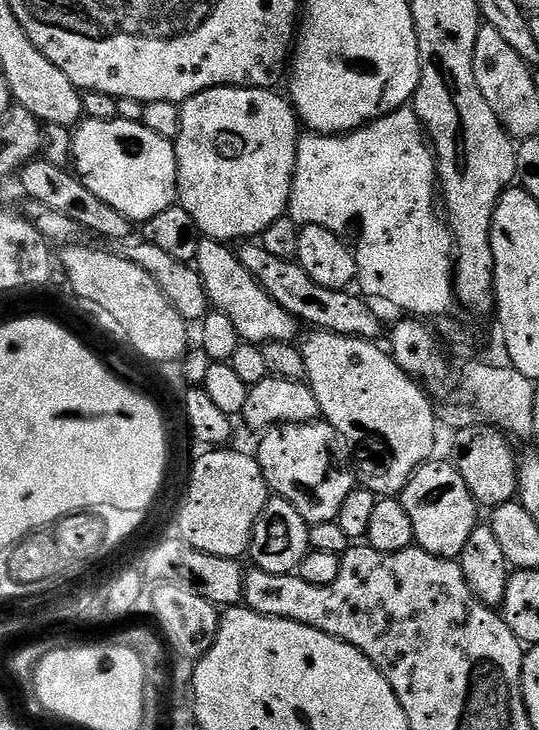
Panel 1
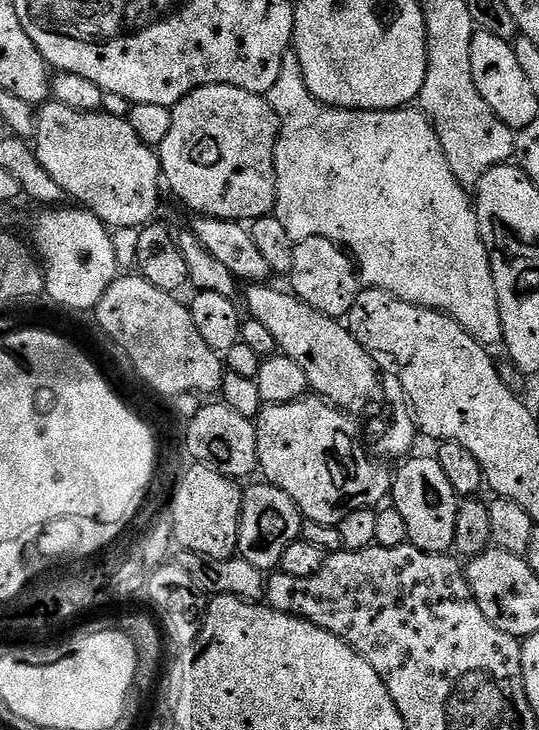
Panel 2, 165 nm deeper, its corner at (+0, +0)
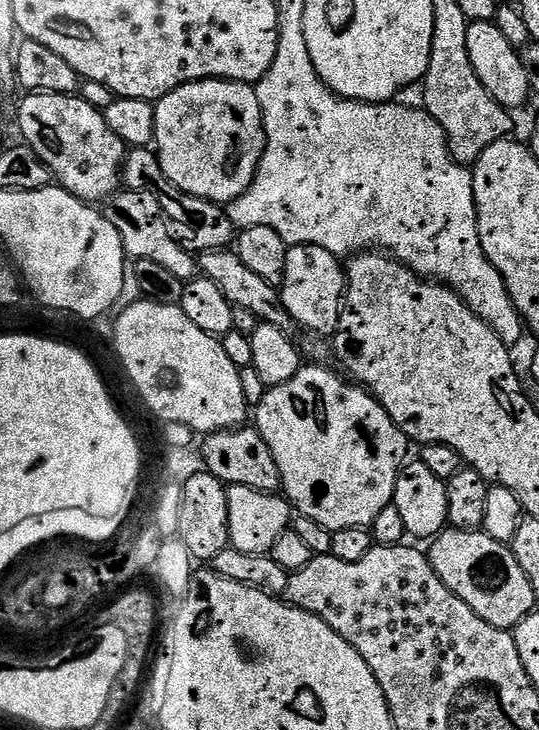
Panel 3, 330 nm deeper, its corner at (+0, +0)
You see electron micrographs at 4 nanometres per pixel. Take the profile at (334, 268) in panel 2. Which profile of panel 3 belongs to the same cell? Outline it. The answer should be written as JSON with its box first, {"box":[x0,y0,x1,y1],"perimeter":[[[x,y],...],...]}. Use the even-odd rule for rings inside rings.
{"box":[278,244,346,337],"perimeter":[[[294,244],[286,254],[286,274],[278,291],[293,325],[305,328],[308,332],[317,332],[320,336],[335,337],[340,321],[340,307],[344,304],[346,287],[346,268],[341,257],[322,250],[322,246]]]}

